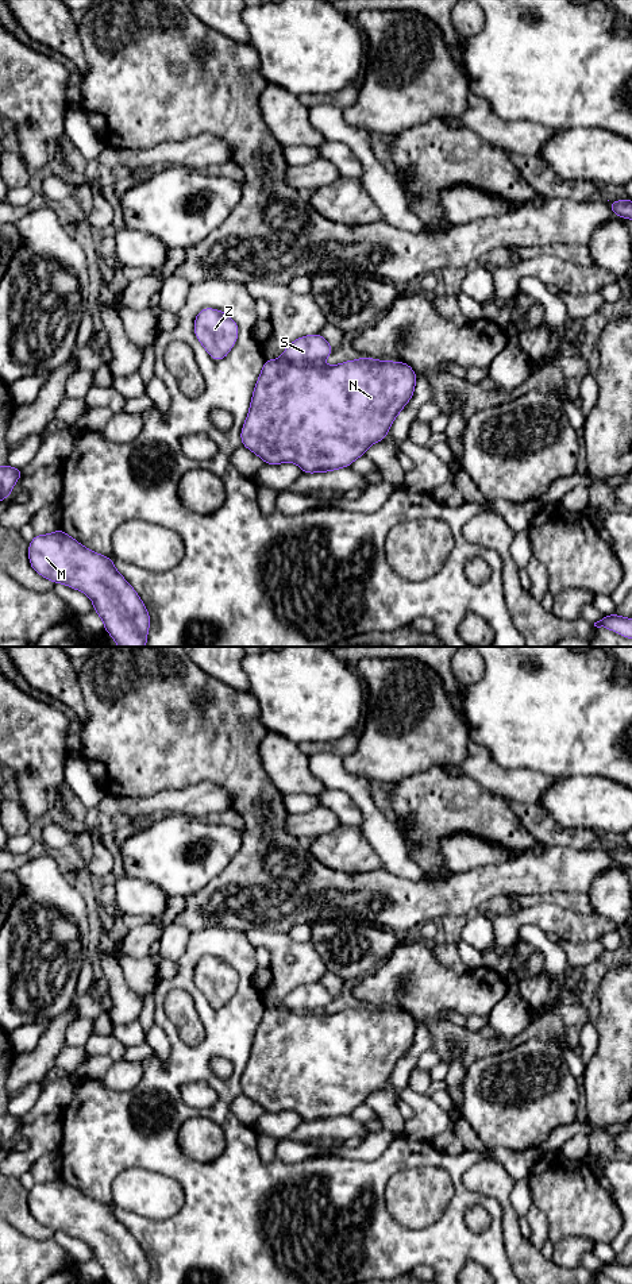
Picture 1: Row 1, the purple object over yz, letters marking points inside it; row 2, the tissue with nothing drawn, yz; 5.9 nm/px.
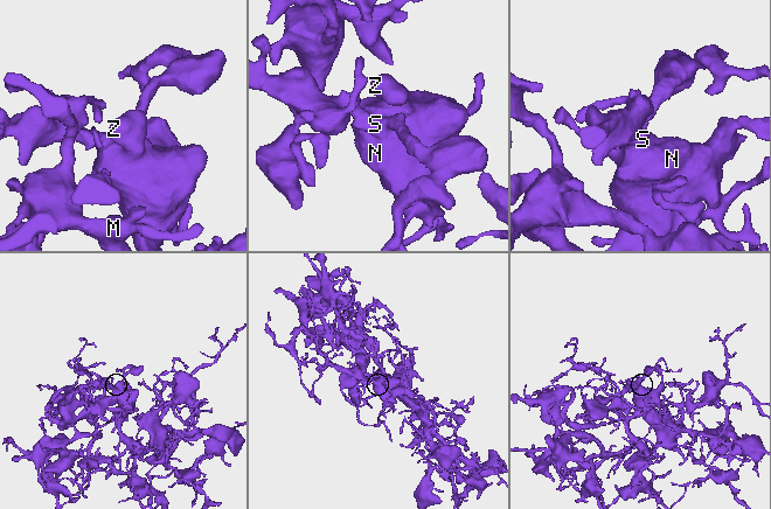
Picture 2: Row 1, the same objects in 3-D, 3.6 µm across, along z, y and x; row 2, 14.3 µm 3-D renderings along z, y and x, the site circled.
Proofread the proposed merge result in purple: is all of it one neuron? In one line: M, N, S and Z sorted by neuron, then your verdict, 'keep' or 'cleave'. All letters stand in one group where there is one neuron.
M N S Z; keep

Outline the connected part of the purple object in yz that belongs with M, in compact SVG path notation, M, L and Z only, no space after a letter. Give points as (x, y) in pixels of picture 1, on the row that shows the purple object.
M59 528L49 535L35 535L28 543L28 559L41 577L85 593L101 617L105 632L119 647L146 647L150 613L134 587L117 572L111 558L88 550Z

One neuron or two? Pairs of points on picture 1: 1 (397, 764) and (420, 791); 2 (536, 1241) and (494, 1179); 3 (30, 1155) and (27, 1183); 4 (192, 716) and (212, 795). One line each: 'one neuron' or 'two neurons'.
1: two neurons
2: one neuron
3: two neurons
4: two neurons

